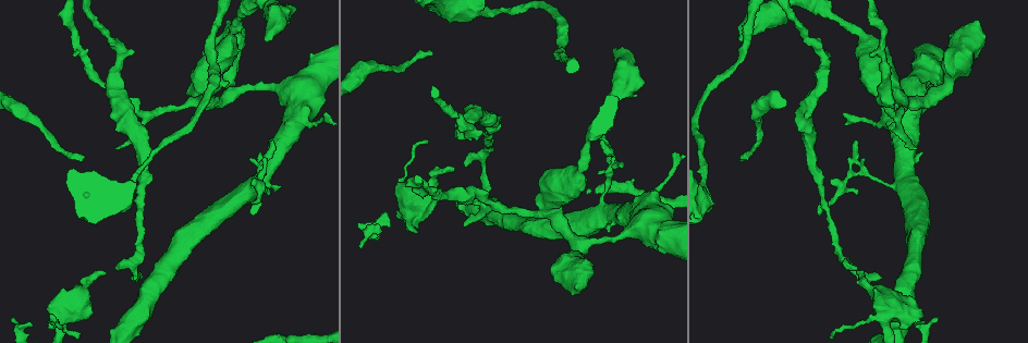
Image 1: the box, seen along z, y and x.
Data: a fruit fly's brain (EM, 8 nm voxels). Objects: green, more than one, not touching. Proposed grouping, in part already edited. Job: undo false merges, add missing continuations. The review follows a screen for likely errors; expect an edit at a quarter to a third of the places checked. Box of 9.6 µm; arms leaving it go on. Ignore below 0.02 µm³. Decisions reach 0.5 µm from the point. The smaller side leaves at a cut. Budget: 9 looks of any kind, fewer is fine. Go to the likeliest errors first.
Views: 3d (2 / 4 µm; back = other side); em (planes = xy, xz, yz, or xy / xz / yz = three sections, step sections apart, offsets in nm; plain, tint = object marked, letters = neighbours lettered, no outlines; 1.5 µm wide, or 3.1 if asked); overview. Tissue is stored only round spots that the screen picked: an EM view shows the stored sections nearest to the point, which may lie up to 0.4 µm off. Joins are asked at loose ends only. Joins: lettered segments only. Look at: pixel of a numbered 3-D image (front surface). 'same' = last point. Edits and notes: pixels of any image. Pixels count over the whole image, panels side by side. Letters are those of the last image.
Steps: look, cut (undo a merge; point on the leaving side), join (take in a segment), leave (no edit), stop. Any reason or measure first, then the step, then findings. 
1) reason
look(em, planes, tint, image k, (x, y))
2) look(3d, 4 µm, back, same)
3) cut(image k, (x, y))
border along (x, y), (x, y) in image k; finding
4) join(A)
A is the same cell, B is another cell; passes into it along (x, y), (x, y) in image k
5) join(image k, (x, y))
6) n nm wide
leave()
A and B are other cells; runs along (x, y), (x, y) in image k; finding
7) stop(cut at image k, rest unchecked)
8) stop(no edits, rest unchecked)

end of a long branch
look(3d, 4 µm, image 1, (616, 51))

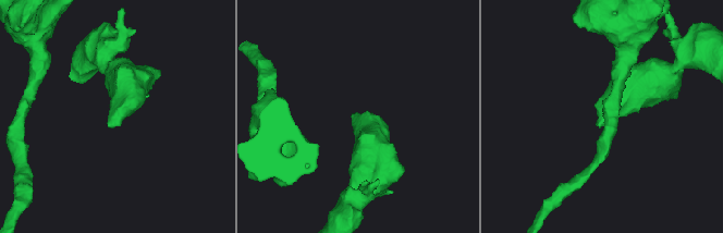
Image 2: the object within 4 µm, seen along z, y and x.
look(em, yz, step 8, letters, image 2, (356, 116))

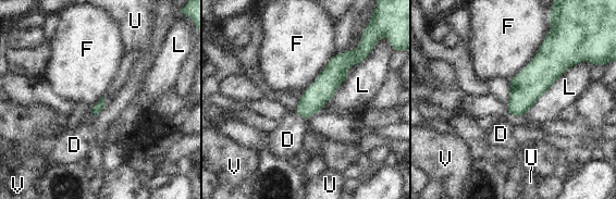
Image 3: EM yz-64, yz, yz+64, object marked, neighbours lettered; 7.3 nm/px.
look(em, planes, letters, same)

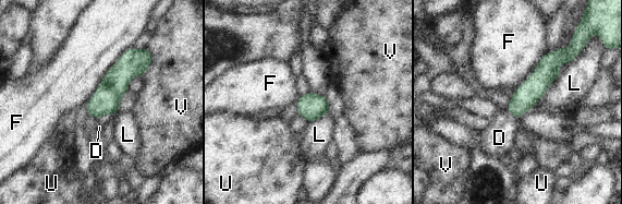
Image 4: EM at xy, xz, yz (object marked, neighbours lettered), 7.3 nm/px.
join(D)
D is the same cell, F, L, U and V are other cells; passes into it along (526, 96), (512, 114), (499, 138) in image 4; it goes on there

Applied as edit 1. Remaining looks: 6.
see it whole again
look(overview)

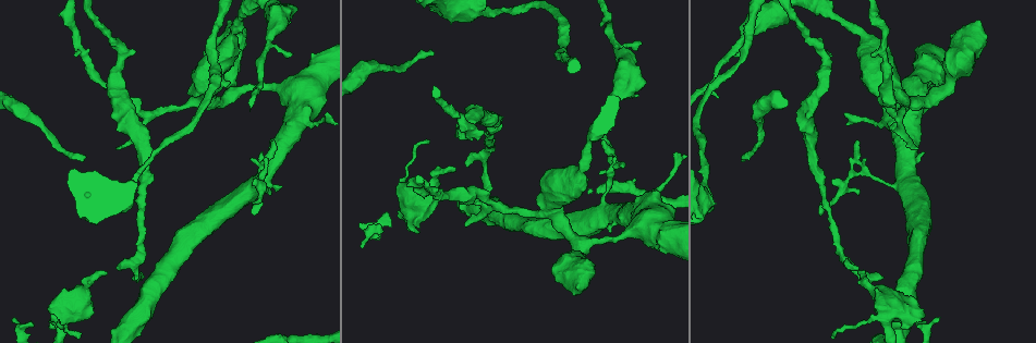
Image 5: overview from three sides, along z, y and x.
branch stops here
look(em, planes, plain, image 5, (859, 268))

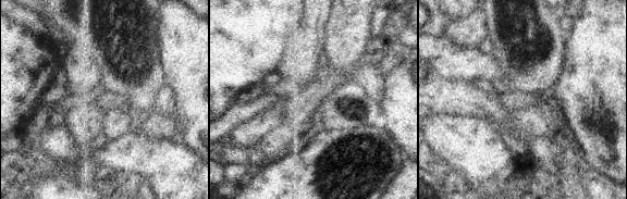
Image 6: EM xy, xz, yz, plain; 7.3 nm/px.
look(em, planes, letters, same)

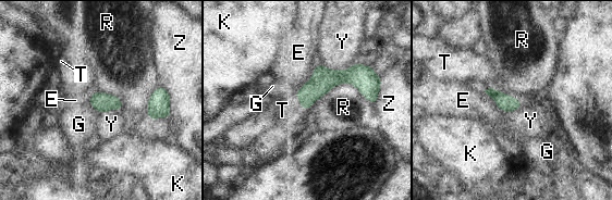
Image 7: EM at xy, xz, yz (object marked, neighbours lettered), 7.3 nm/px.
130 nm wide
leave()
E, G, K, R, T, Y and Z are other cells; border along (319, 61), (338, 70), (355, 63) in image 7; no lettered segment goes on from it

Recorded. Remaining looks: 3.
branch stops here
look(3d, 2 µm, image 5, (85, 155))

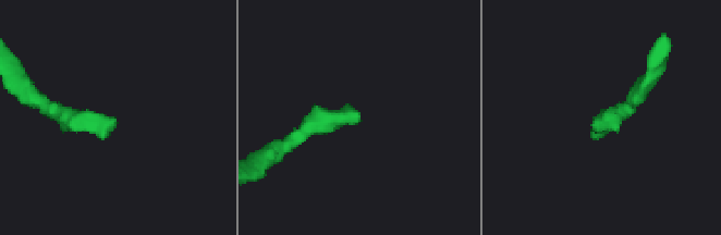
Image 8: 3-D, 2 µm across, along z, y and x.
look(em, planes, letters, image 8, (603, 117))

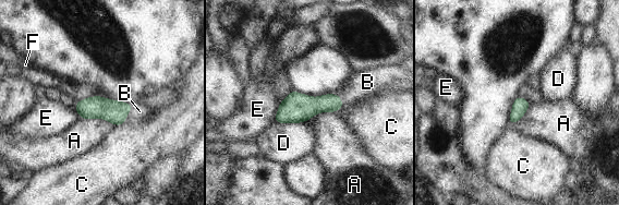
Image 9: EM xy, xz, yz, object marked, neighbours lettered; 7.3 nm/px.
120 nm wide
join(B)
B is the same cell, A, C, D, E and F are other cells; passes into it along (107, 109), (128, 113), (140, 111) in image 9; it goes on there

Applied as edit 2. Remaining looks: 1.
stop(join at image 4, join at image 9, rest unchecked)

